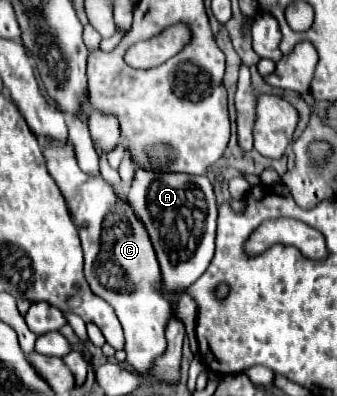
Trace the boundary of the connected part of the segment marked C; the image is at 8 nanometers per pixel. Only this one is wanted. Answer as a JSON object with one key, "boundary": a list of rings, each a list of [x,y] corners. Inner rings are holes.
{"boundary":[[[45,140],[43,154],[49,174],[61,188],[61,194],[71,212],[71,220],[77,226],[85,256],[83,272],[91,286],[91,292],[113,306],[125,330],[127,364],[137,374],[147,374],[153,358],[165,352],[165,328],[167,318],[171,318],[169,302],[155,288],[155,282],[161,280],[161,272],[151,240],[129,204],[121,202],[115,196],[113,188],[101,176],[93,178],[79,170],[71,142],[61,144]]]}

